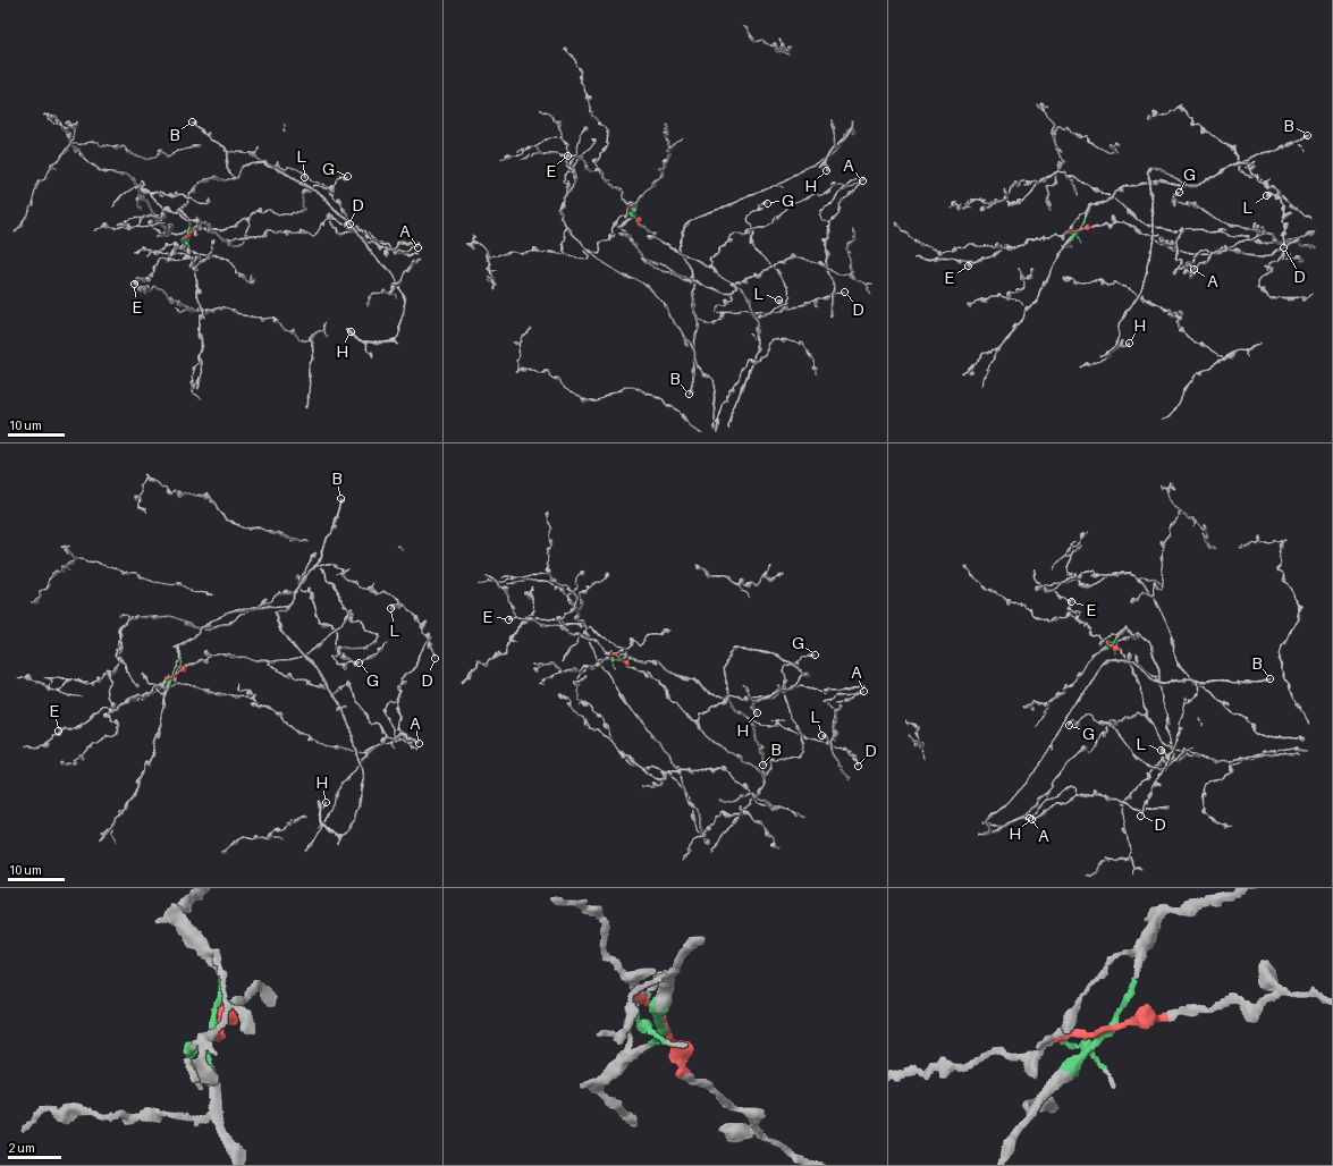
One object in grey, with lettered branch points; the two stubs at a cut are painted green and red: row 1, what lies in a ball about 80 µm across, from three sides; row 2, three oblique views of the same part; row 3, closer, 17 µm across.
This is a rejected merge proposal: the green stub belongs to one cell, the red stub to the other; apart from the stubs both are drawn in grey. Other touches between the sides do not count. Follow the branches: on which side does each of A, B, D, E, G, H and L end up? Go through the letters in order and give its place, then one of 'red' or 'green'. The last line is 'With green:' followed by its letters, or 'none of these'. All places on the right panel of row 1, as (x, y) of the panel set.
A: at (1194, 269); red
B: at (1307, 135); green
D: at (1283, 247); green
E: at (968, 265); red
G: at (1179, 192); red
H: at (1129, 343); green
L: at (1266, 195); green
With green: B, D, H, L

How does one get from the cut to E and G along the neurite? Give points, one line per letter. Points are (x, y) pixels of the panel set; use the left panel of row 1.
E: (190, 235), (169, 259), (158, 259), (150, 277), (140, 278), (134, 285)
G: (190, 235), (207, 222), (212, 233), (233, 245), (242, 244), (254, 212), (303, 212), (303, 194), (348, 177)

